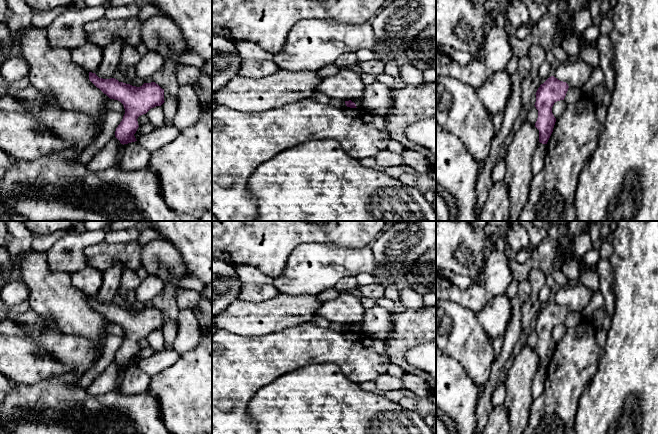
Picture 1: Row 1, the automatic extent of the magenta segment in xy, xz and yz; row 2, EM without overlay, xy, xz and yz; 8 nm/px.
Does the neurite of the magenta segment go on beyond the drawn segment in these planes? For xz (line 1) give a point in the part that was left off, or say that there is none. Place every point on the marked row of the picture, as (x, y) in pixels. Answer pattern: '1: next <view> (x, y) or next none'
1: next none

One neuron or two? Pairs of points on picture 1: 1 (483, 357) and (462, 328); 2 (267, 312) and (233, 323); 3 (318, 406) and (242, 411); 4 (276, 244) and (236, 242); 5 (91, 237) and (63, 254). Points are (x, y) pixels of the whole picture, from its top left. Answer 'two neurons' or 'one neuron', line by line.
1: one neuron
2: one neuron
3: two neurons
4: one neuron
5: one neuron

